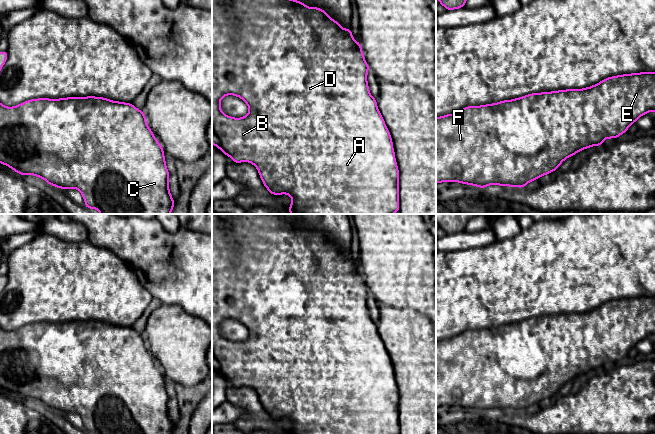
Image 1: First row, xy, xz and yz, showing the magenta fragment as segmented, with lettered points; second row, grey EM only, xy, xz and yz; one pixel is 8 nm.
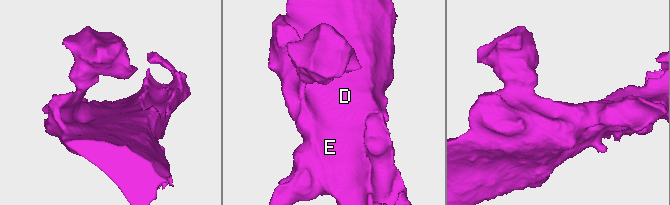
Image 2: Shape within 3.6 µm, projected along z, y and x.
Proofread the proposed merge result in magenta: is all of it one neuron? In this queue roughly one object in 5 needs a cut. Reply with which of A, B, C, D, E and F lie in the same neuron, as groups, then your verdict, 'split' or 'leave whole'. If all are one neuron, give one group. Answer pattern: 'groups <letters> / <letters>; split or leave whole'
groups A B C D E F; leave whole

